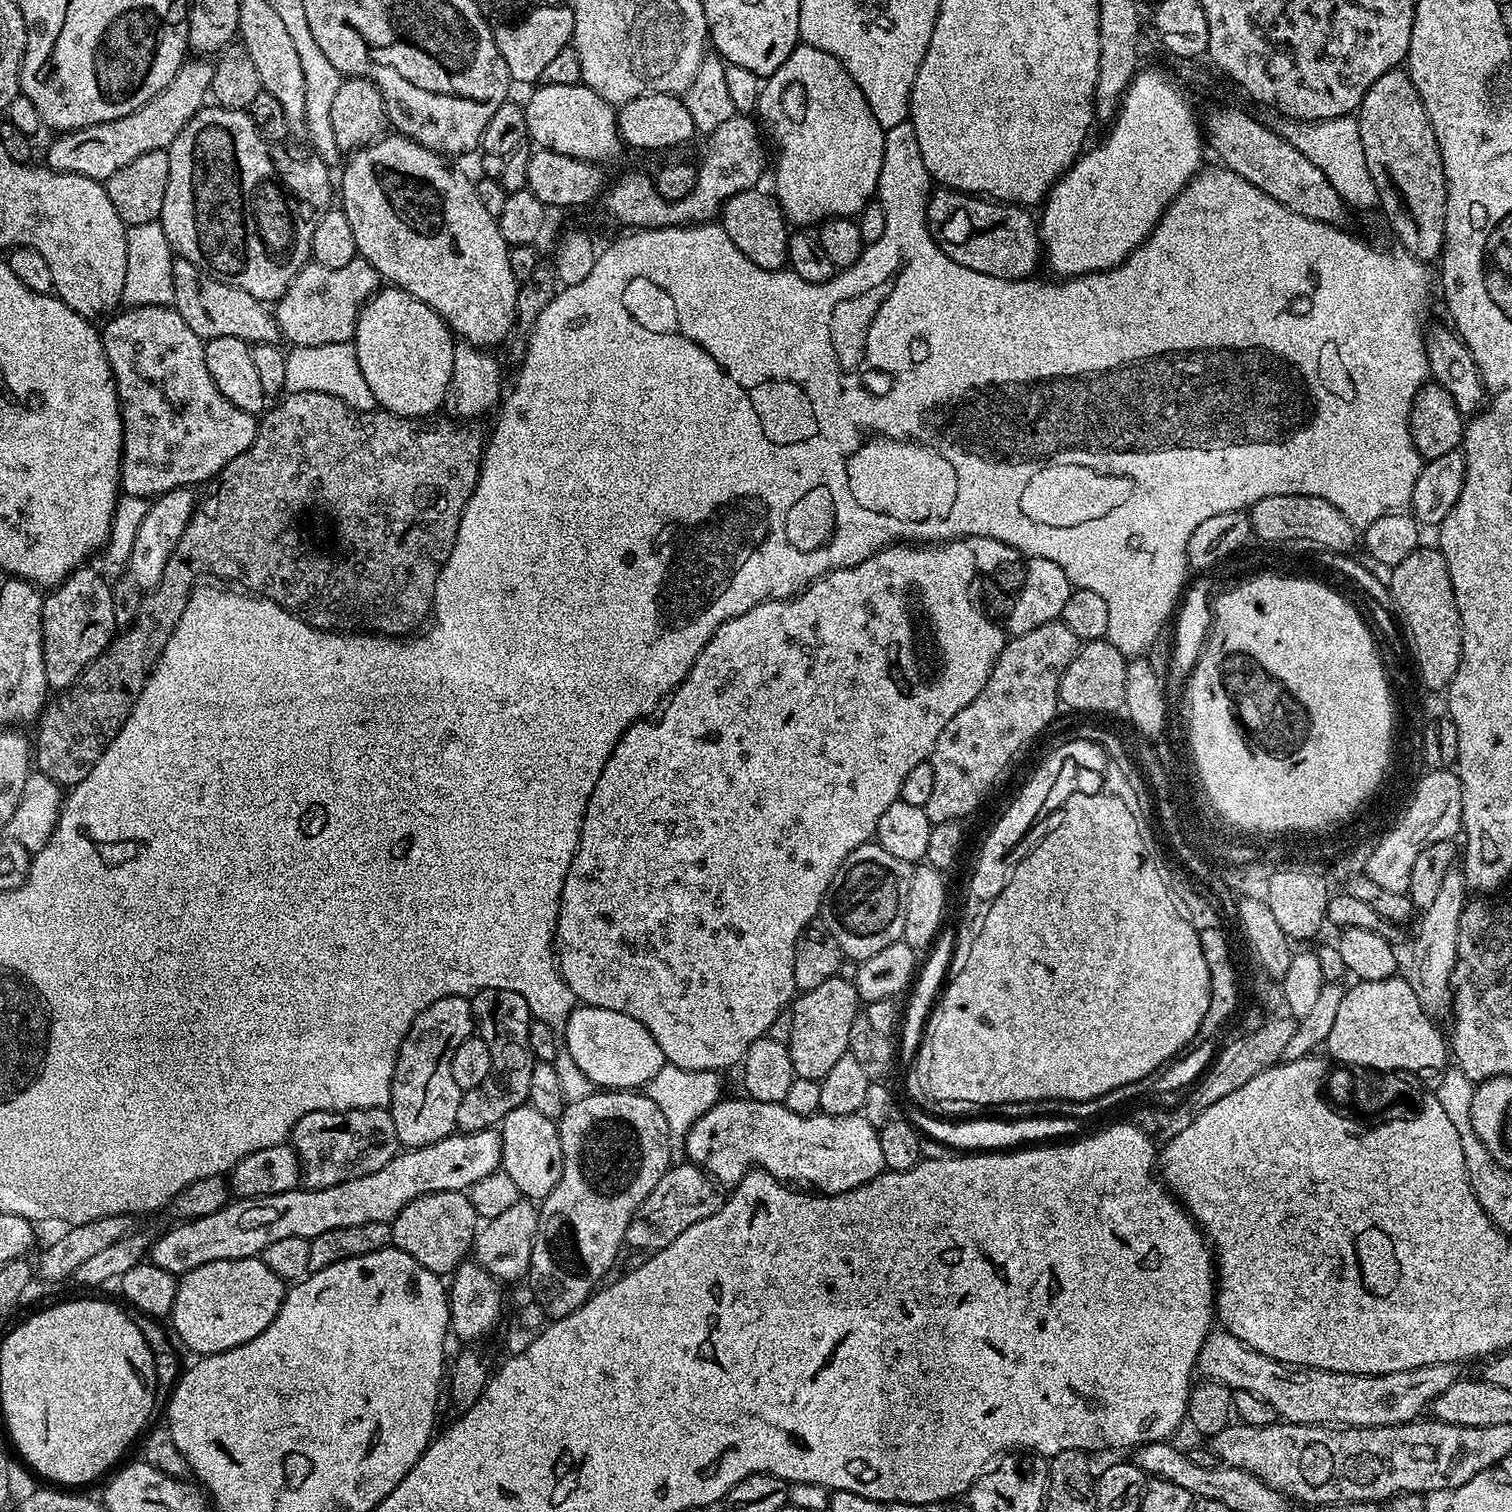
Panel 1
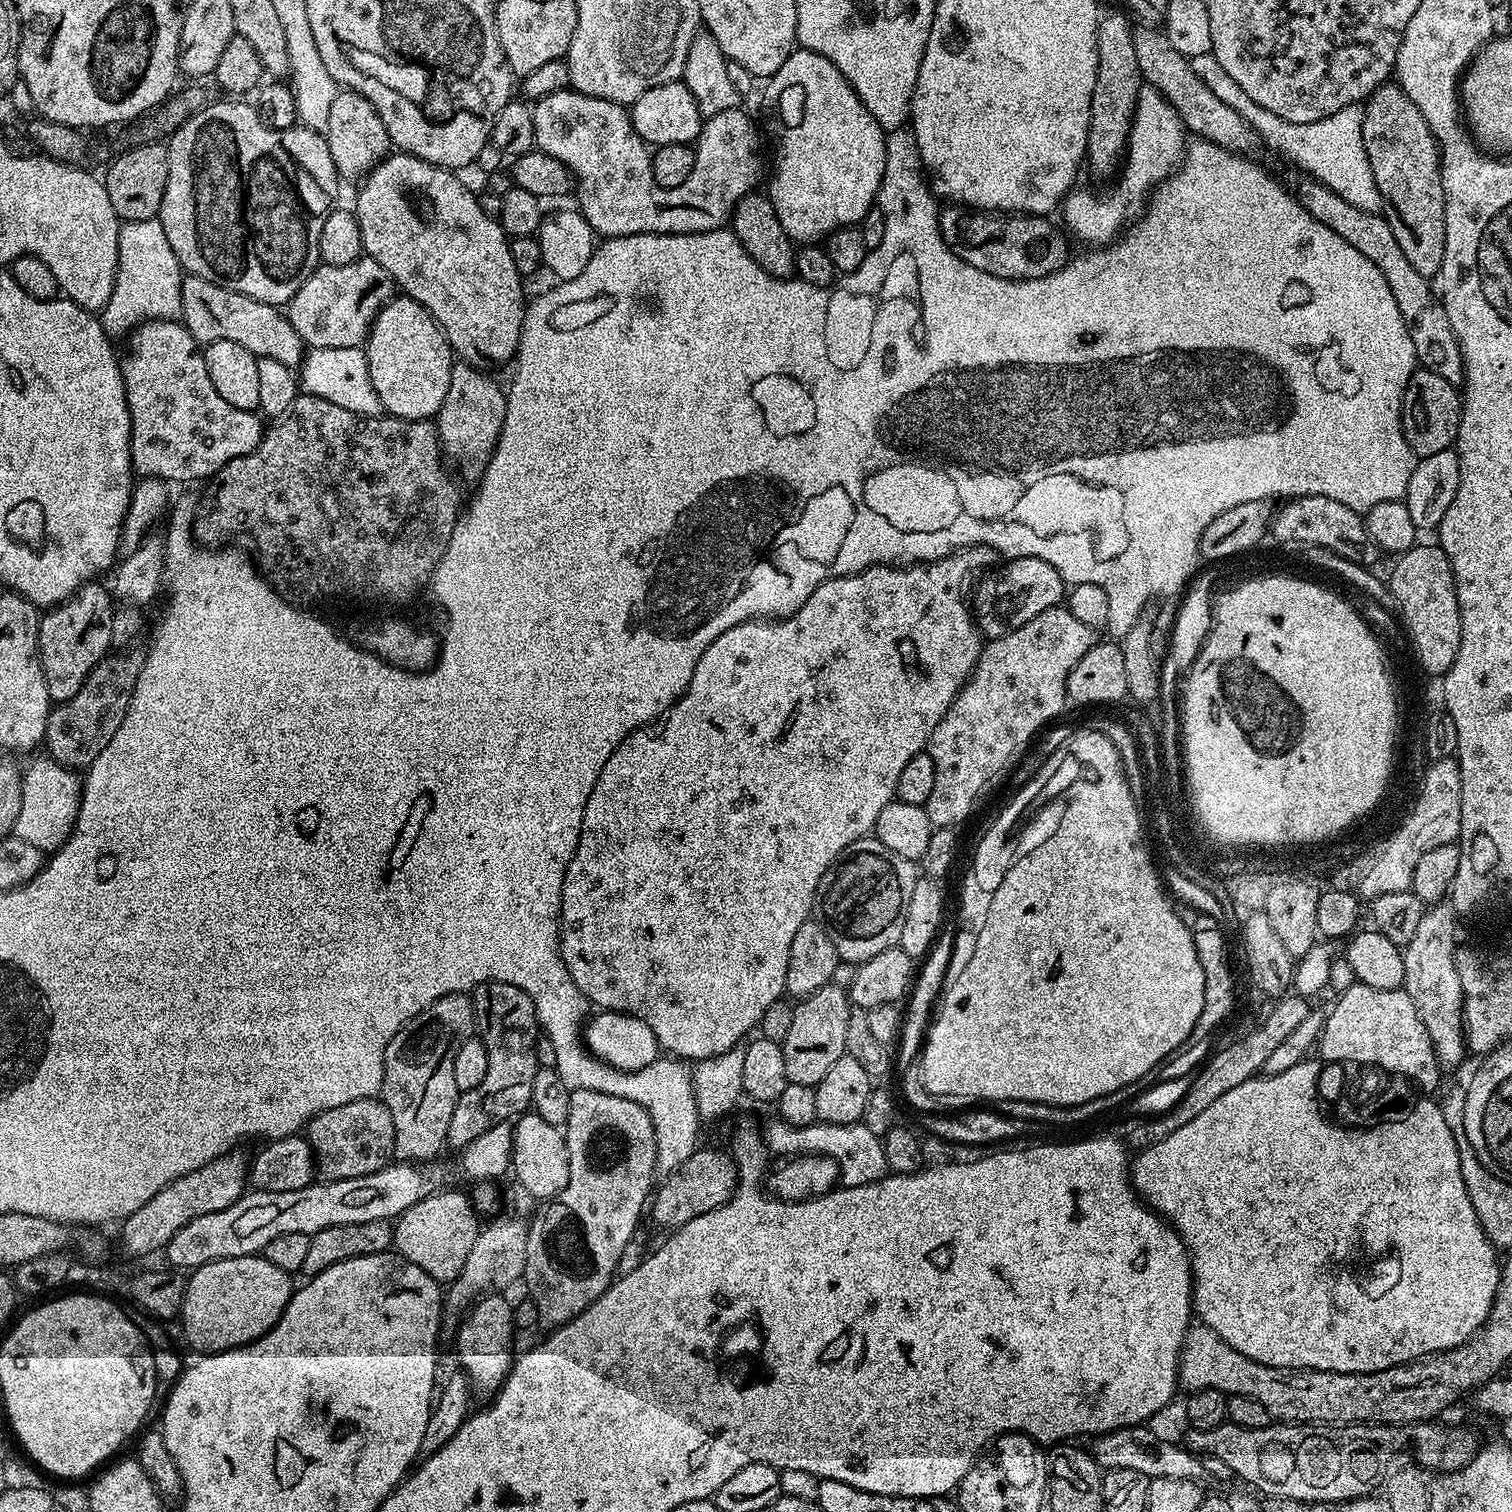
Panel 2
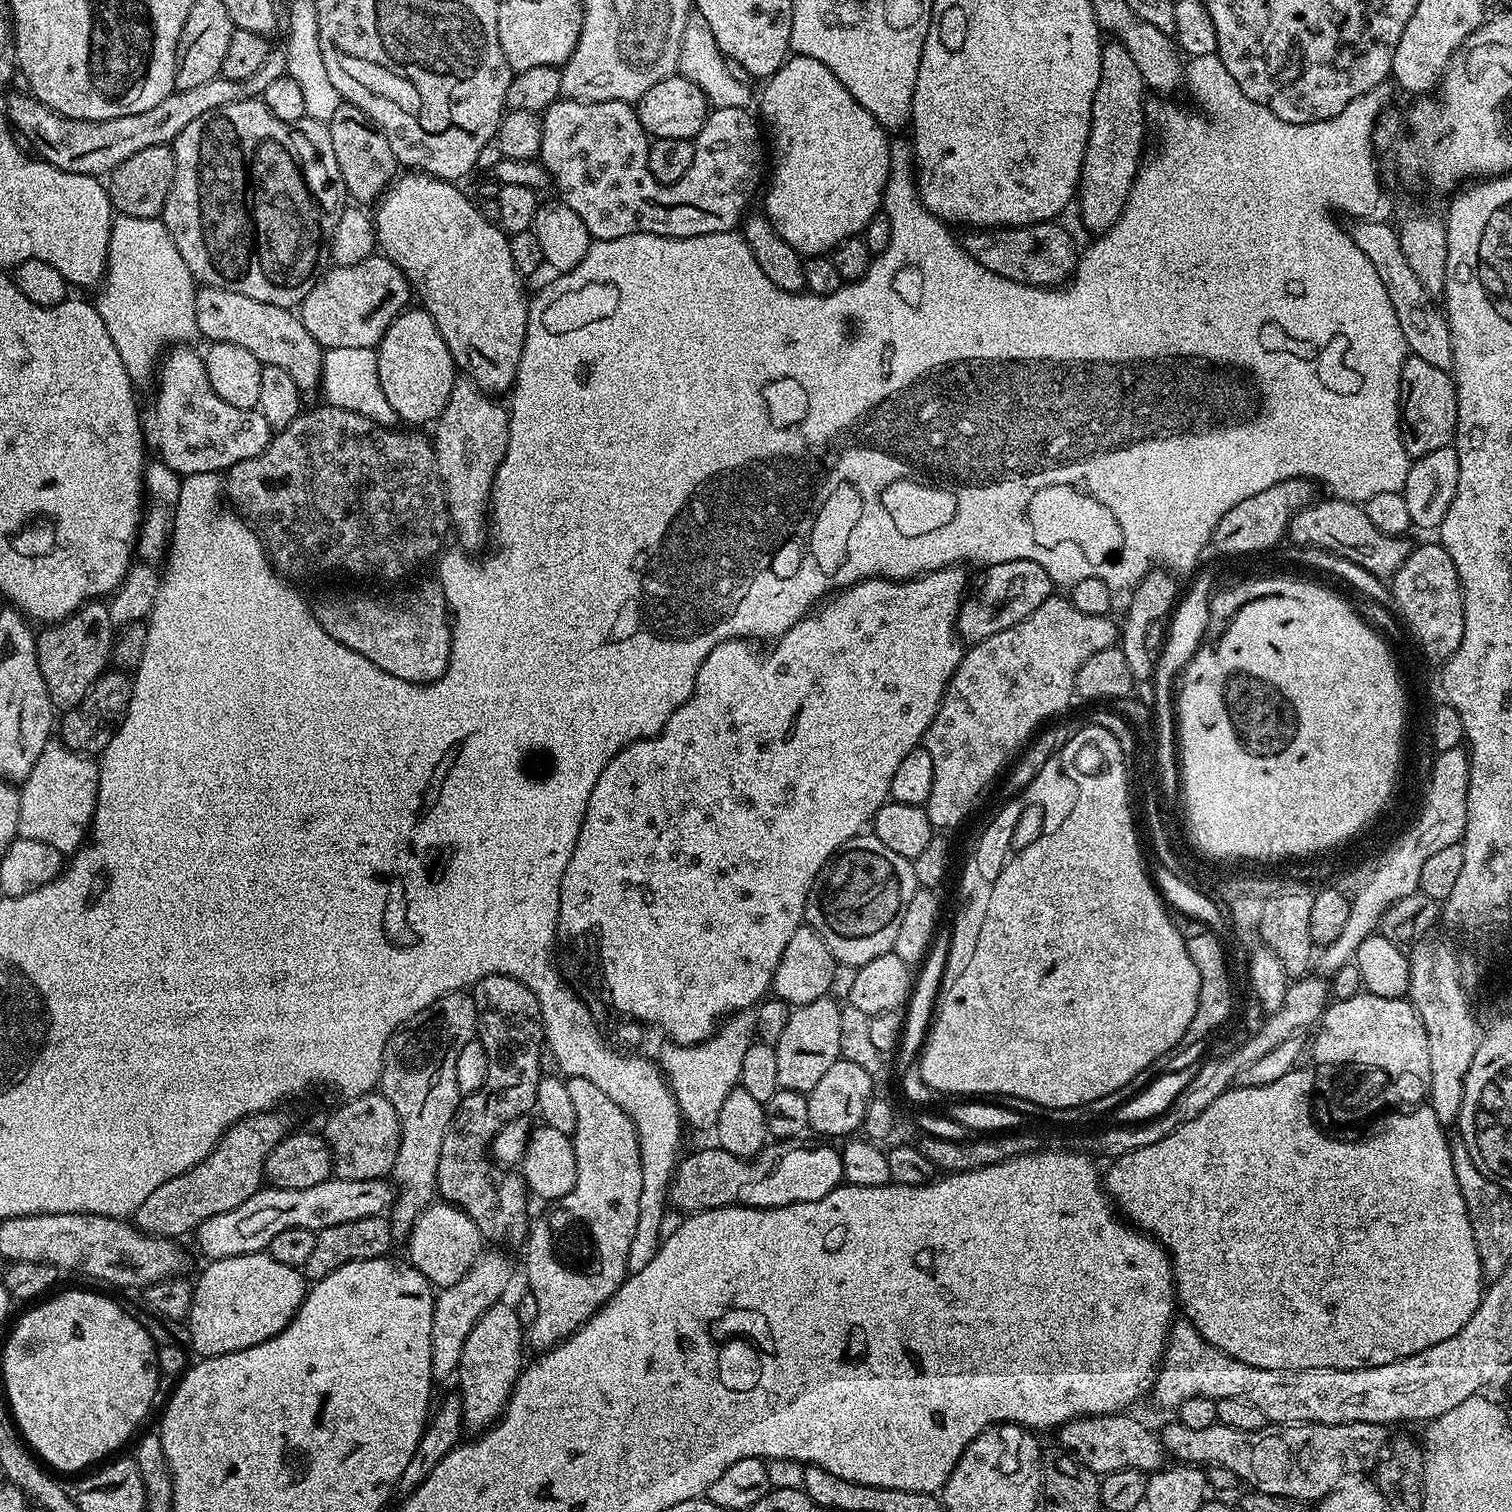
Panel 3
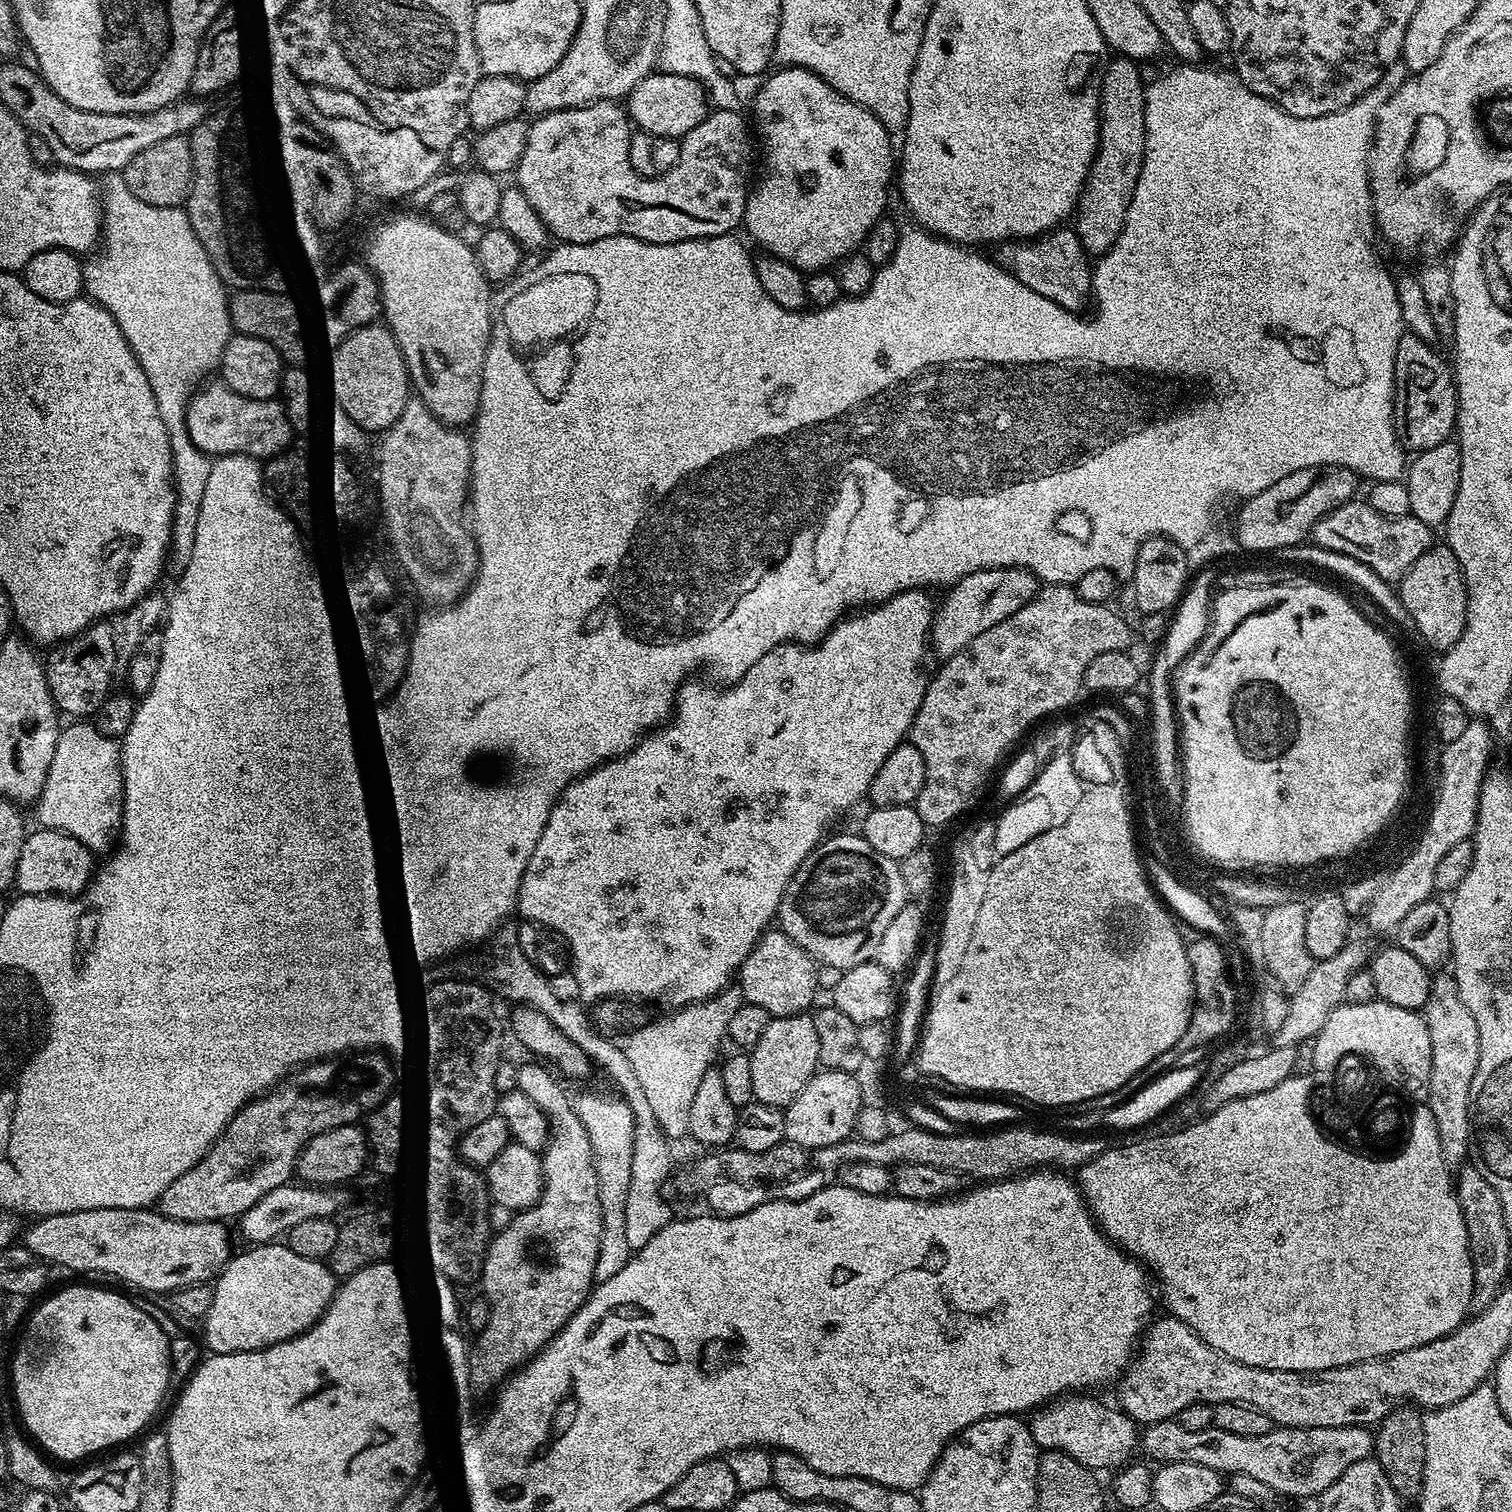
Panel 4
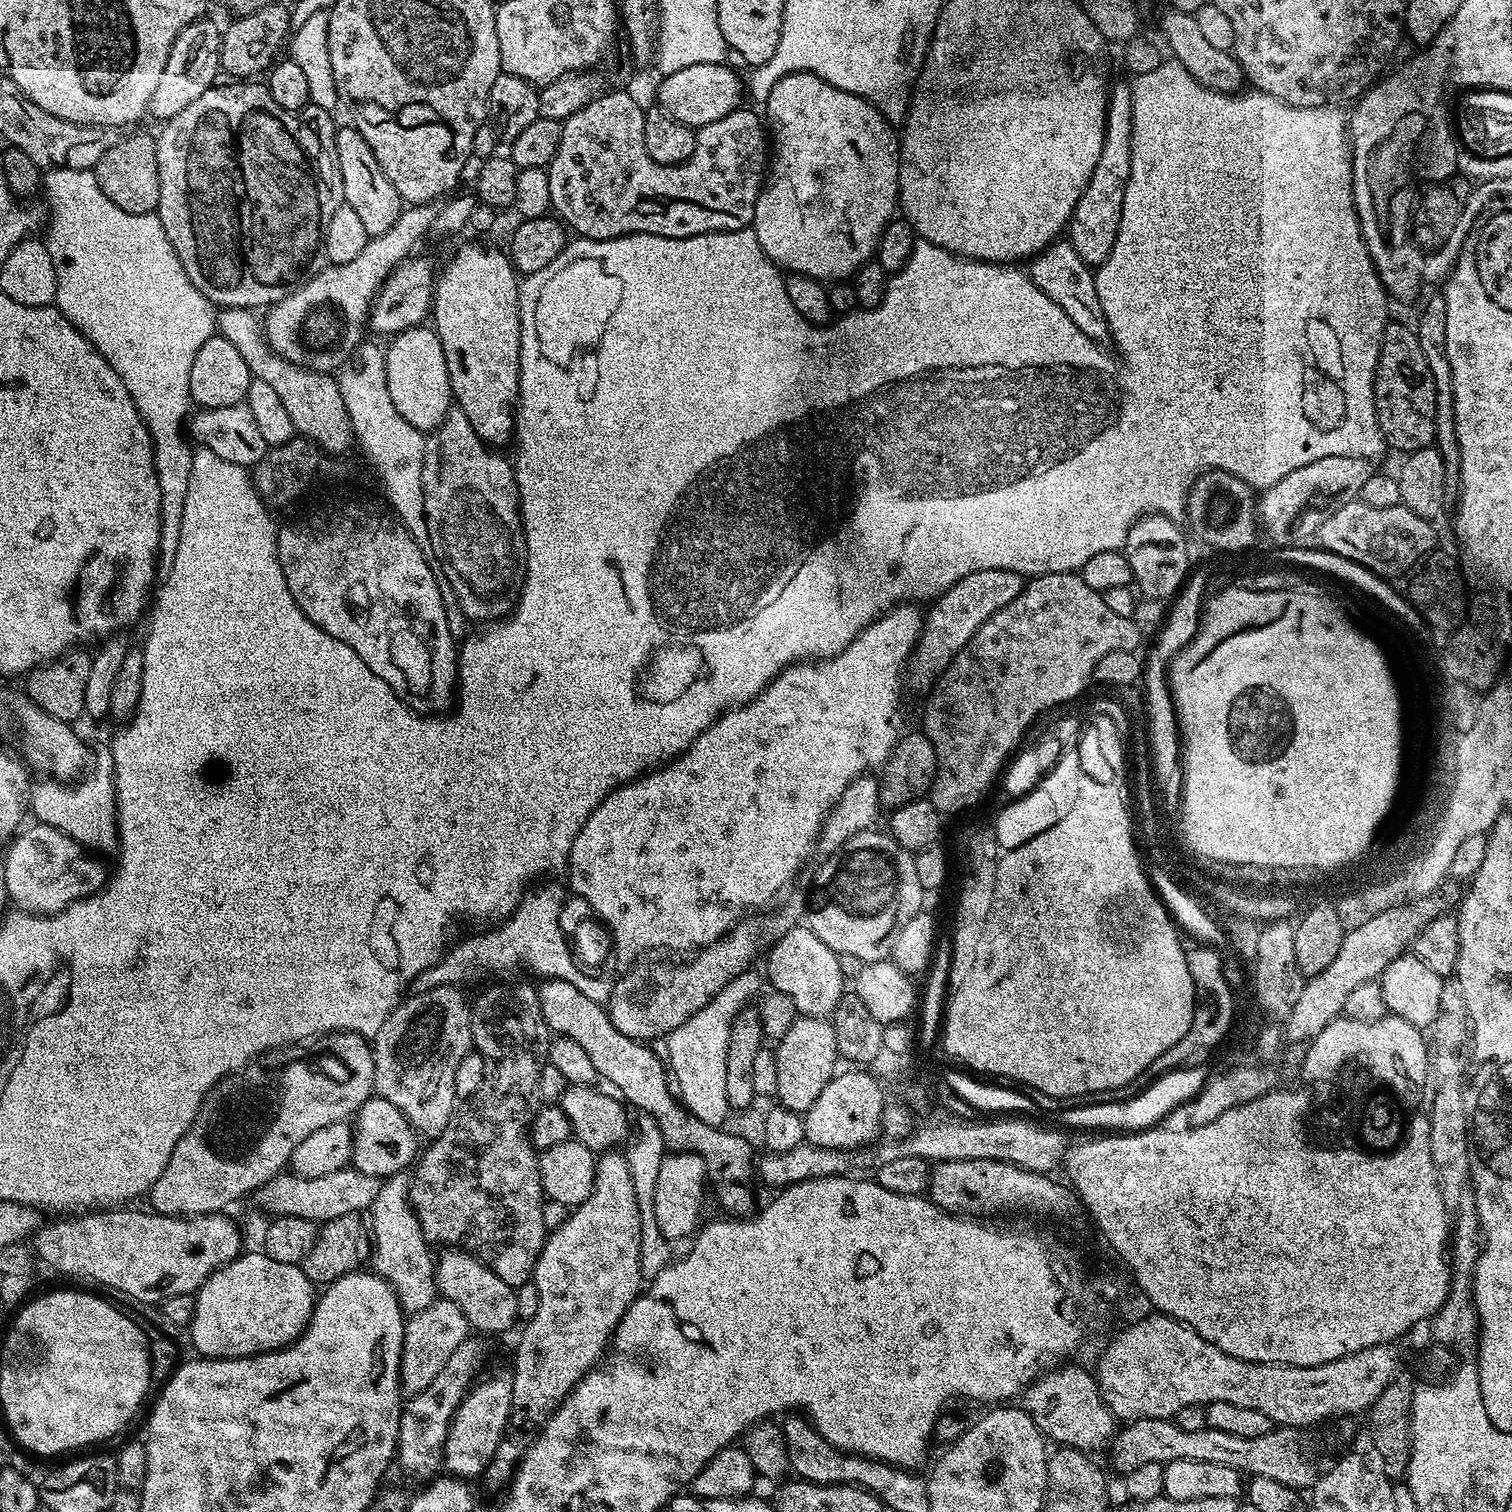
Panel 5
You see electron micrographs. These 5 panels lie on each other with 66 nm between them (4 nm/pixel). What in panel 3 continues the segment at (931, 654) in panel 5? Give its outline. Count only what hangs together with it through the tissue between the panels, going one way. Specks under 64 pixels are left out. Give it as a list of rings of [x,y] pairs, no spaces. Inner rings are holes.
[[[1029,560],[998,562],[997,564],[987,565],[983,572],[984,576],[978,577],[976,585],[973,588],[971,585],[970,591],[961,599],[960,609],[956,615],[956,631],[959,632],[961,641],[964,642],[985,640],[990,638],[990,634],[1010,630],[1010,626],[1022,622],[1022,618],[1034,614],[1034,610],[1038,610],[1038,606],[1042,606],[1042,602],[1046,602],[1054,592],[1050,574],[1046,574],[1046,570],[1042,570],[1042,566],[1038,566],[1038,562],[1030,562]]]

